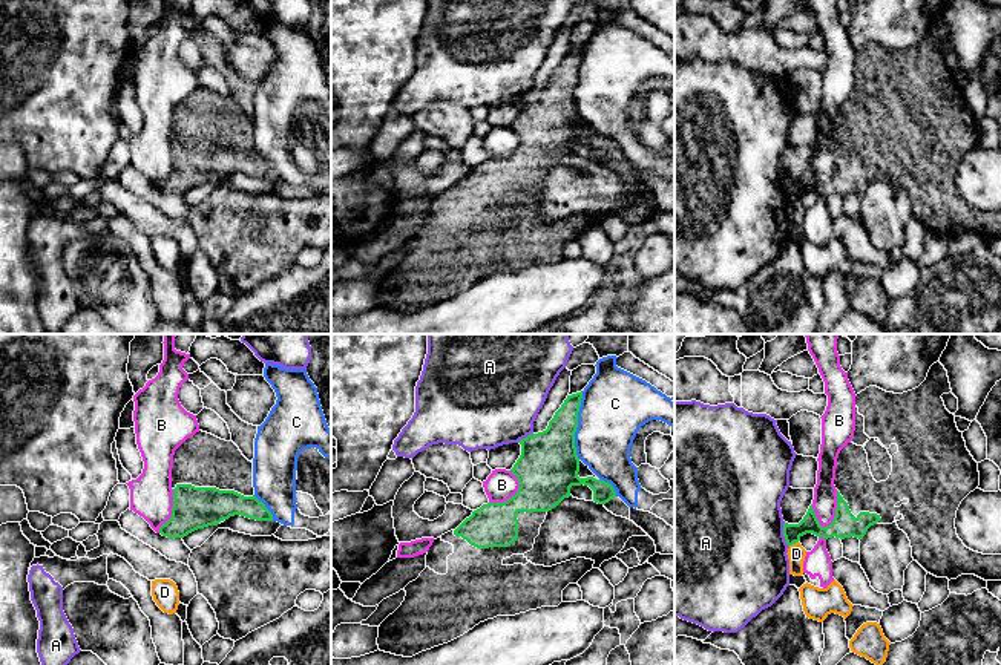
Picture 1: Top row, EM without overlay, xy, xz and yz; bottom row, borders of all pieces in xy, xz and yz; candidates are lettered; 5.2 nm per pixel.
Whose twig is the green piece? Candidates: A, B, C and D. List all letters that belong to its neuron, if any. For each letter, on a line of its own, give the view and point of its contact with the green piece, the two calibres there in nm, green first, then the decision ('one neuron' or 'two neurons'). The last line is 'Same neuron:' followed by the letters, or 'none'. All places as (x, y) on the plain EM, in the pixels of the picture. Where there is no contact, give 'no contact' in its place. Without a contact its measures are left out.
A: contact yz (784, 192); calibres 100 and 500 nm; two neurons
B: contact yz (836, 167); calibres 140 and 130 nm; two neurons
C: contact xz (577, 81); calibres 300 and 360 nm; two neurons
D: contact yz (793, 199); calibres 100 and 100 nm; two neurons
Same neuron: none

